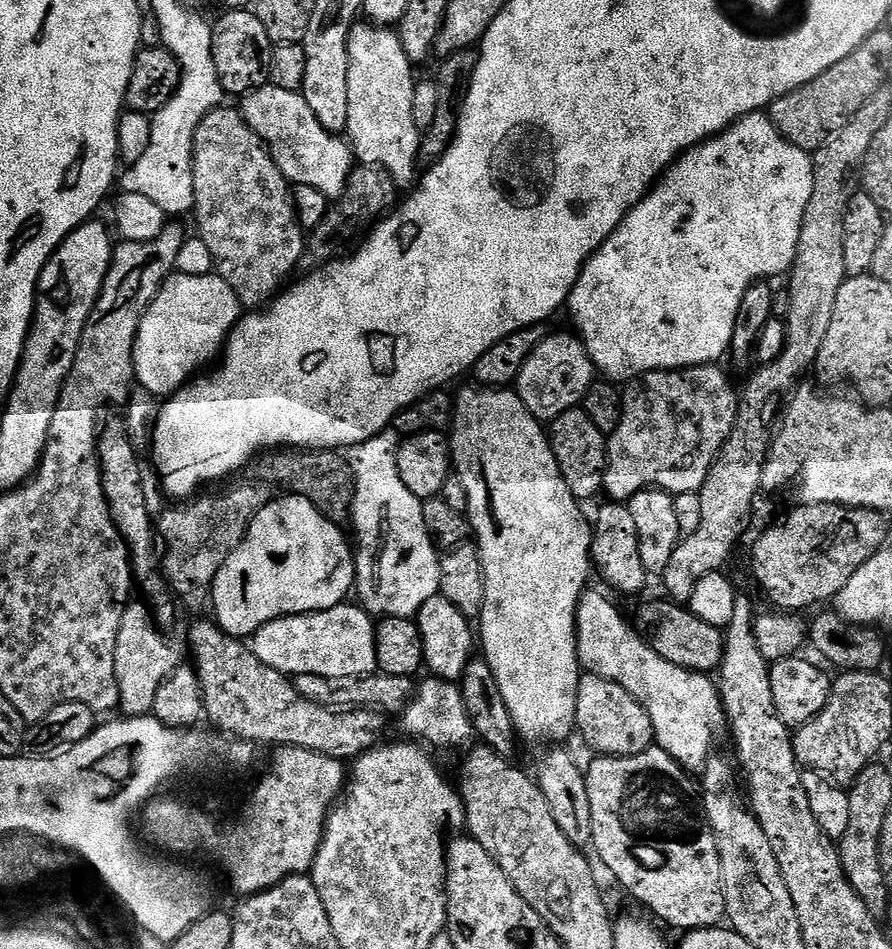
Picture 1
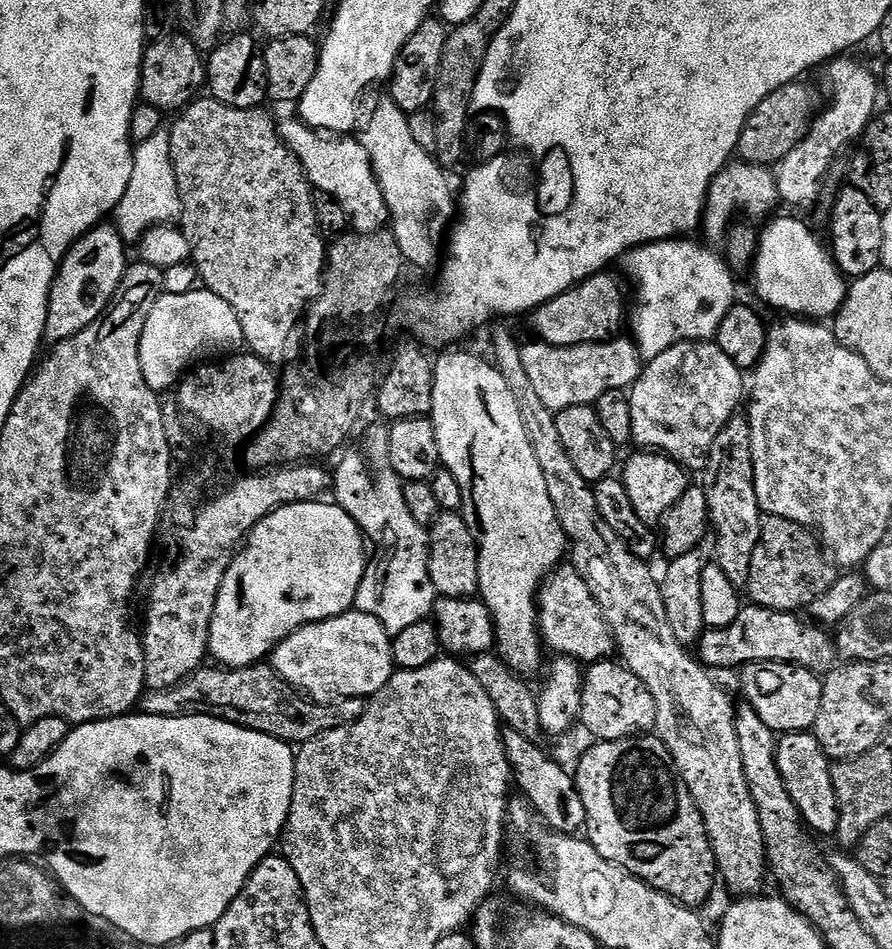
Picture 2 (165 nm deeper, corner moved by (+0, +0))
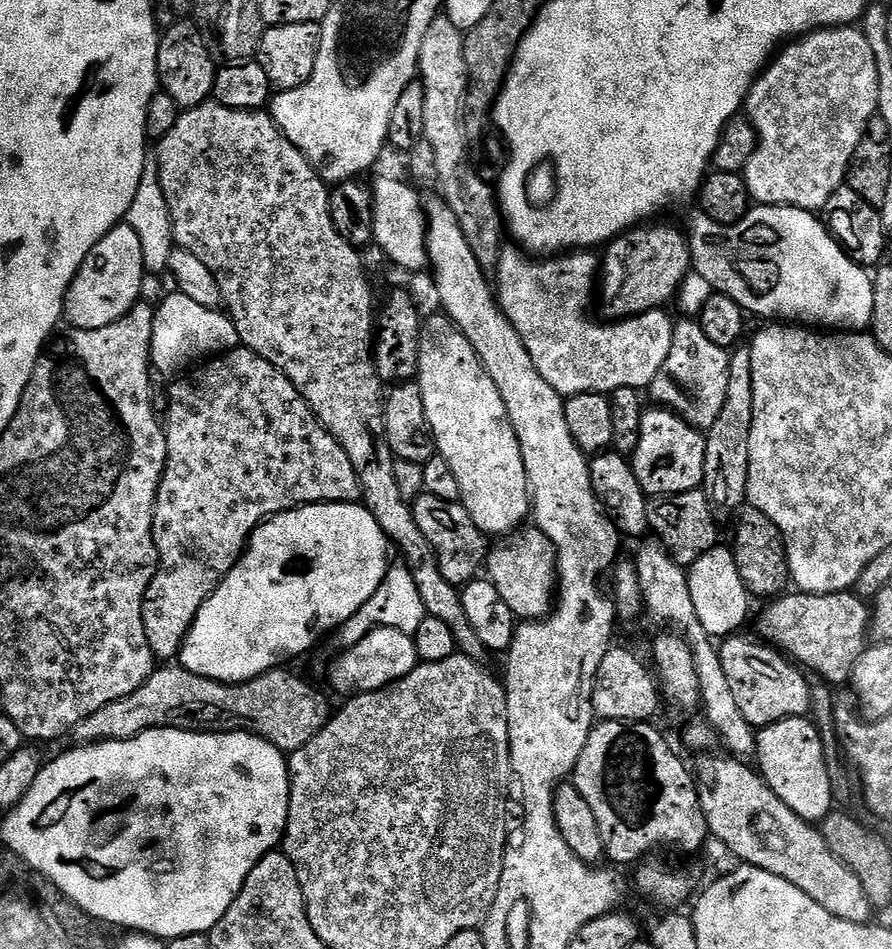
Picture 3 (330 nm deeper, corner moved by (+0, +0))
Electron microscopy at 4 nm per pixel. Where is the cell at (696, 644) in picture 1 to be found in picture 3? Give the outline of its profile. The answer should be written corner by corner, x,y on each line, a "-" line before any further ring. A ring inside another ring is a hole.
799,590
793,593
793,596
784,594
769,603
772,605
756,620
755,635
813,677
820,676
816,678
823,683
847,685
858,658
862,658
864,649
870,644
872,613
869,605
852,590
830,594

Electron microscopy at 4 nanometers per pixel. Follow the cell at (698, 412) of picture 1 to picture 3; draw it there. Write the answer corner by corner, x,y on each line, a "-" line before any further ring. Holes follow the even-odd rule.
684,318
673,327
670,354
662,362
662,370
650,385
650,393
657,405
681,416
691,428
707,430
718,422
722,406
726,402
726,382
730,382
729,349
714,346
706,334
702,334
699,323

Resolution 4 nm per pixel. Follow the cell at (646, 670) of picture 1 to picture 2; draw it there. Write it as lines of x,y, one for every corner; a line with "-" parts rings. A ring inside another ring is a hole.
561,566
544,581
538,597
538,619
543,647
548,650
553,648
556,656
568,656
587,666
613,655
614,641
606,618
594,594
590,594
590,586
586,586
575,567

